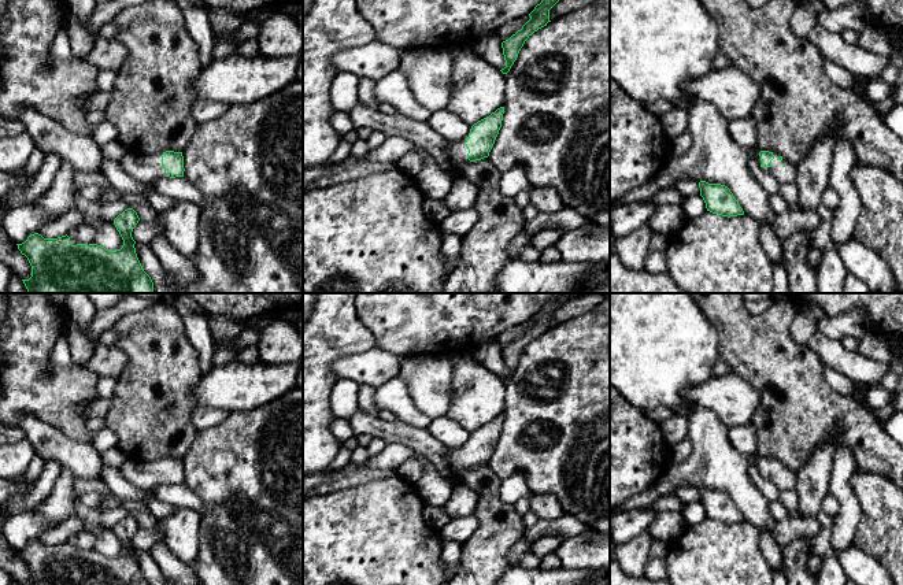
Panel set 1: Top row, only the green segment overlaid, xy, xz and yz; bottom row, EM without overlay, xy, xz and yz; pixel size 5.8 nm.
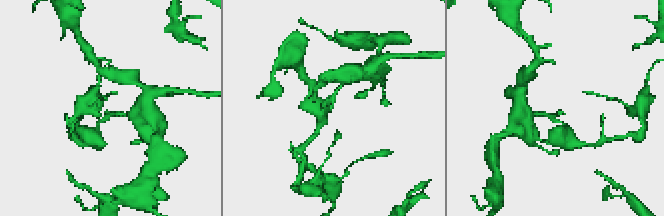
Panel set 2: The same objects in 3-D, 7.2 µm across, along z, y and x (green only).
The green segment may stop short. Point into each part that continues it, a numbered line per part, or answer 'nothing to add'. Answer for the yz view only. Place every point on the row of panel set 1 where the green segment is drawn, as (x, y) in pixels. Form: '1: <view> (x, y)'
1: yz (787, 174)

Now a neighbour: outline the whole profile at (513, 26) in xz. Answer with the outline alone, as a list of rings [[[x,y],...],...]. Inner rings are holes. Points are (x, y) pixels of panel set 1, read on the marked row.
[[[529,14],[522,18],[517,18],[504,23],[496,30],[496,34],[500,37],[502,42],[508,40],[512,34],[522,29],[522,26],[530,19]]]

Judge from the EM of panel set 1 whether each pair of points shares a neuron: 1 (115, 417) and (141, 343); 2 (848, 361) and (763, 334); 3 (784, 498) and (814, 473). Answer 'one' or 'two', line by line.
1: one
2: two
3: two

